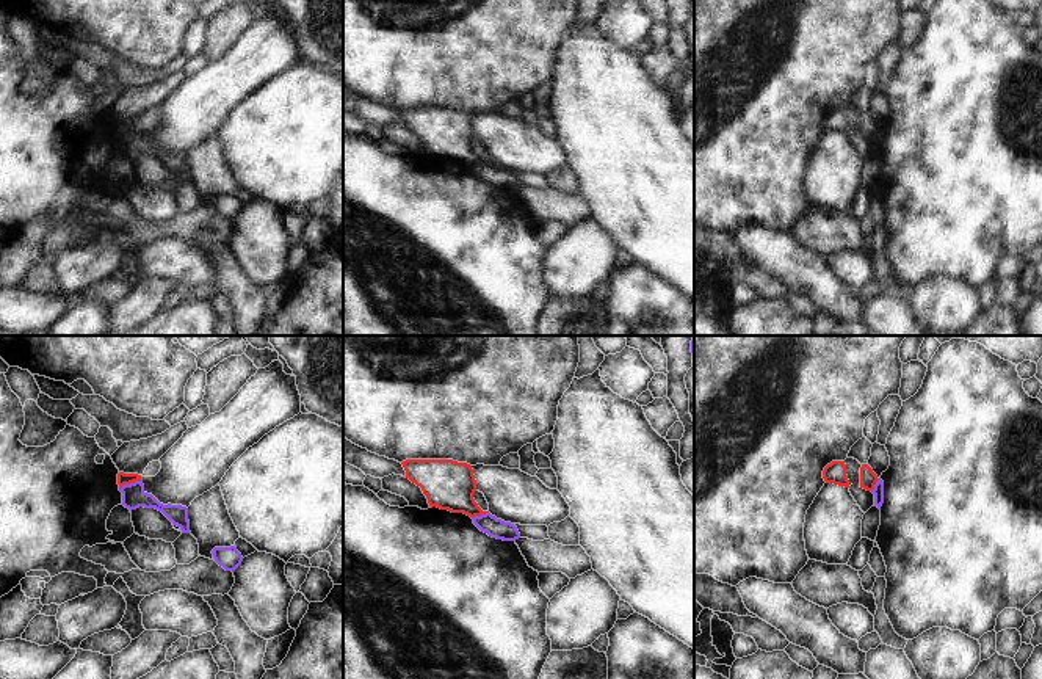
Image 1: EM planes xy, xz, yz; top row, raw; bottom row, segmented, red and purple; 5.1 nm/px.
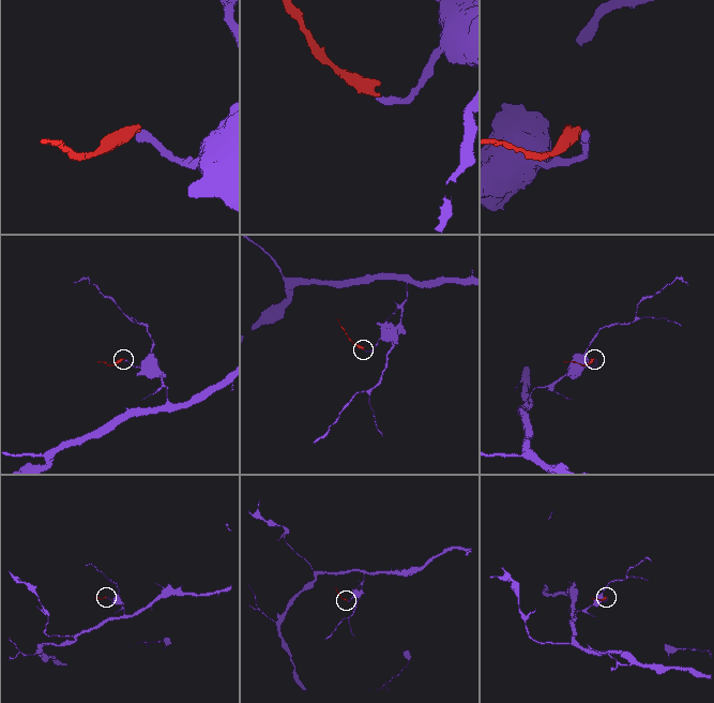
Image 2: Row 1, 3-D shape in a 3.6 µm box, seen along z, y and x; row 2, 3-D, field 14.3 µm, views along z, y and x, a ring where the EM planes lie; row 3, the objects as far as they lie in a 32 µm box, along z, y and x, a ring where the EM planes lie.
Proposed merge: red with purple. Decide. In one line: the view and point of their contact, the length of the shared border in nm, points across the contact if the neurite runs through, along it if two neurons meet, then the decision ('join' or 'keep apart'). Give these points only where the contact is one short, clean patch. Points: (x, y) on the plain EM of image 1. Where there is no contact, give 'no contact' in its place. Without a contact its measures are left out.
contact xy (130, 130); length 140 nm; border xy (141, 126), (119, 138); keep apart

